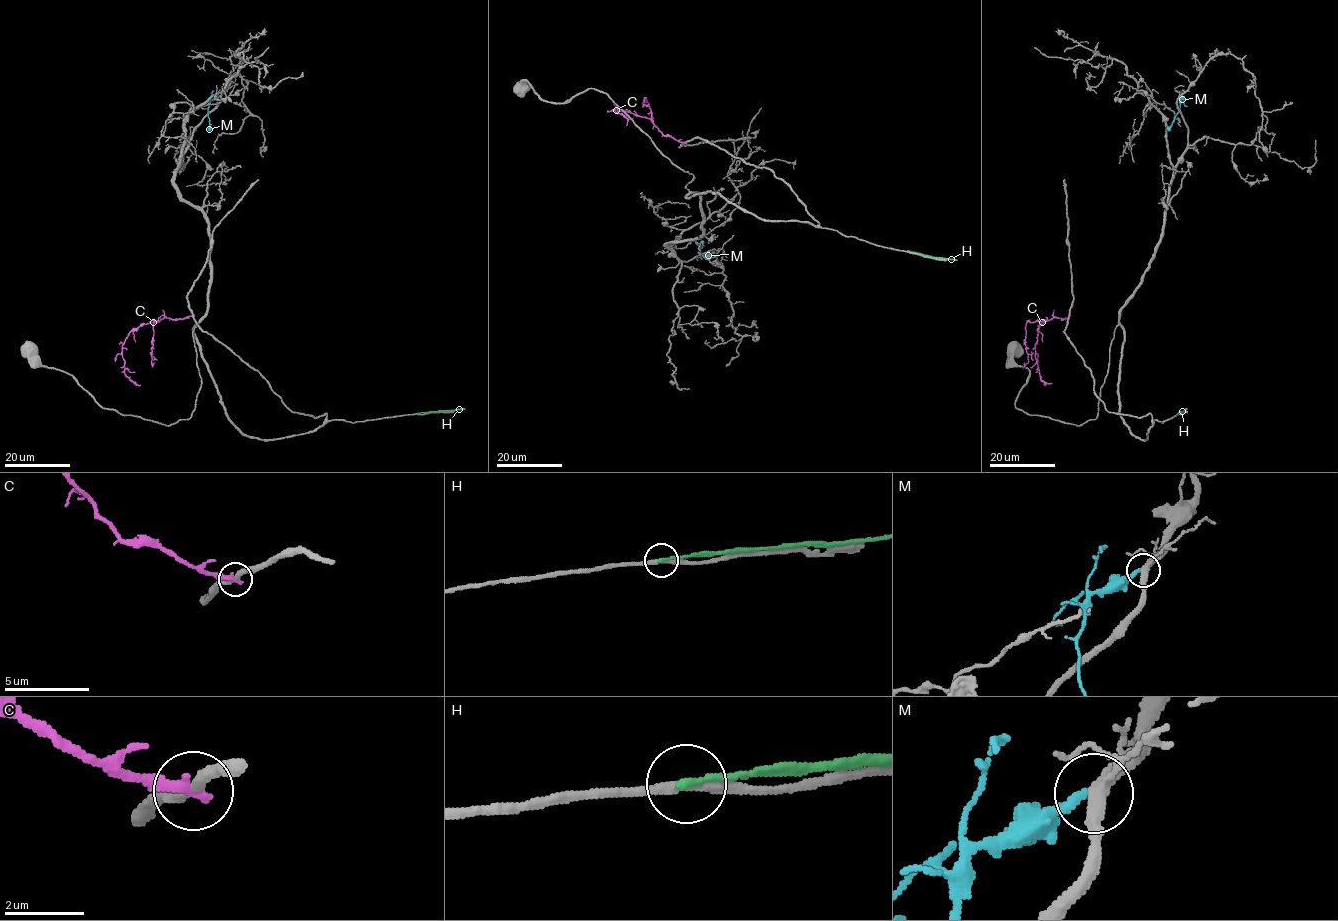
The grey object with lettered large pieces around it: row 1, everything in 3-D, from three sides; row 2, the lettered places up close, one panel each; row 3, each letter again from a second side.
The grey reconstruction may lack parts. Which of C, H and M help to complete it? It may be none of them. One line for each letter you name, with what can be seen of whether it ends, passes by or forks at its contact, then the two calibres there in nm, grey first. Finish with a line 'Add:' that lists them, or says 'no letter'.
Add: no letter

